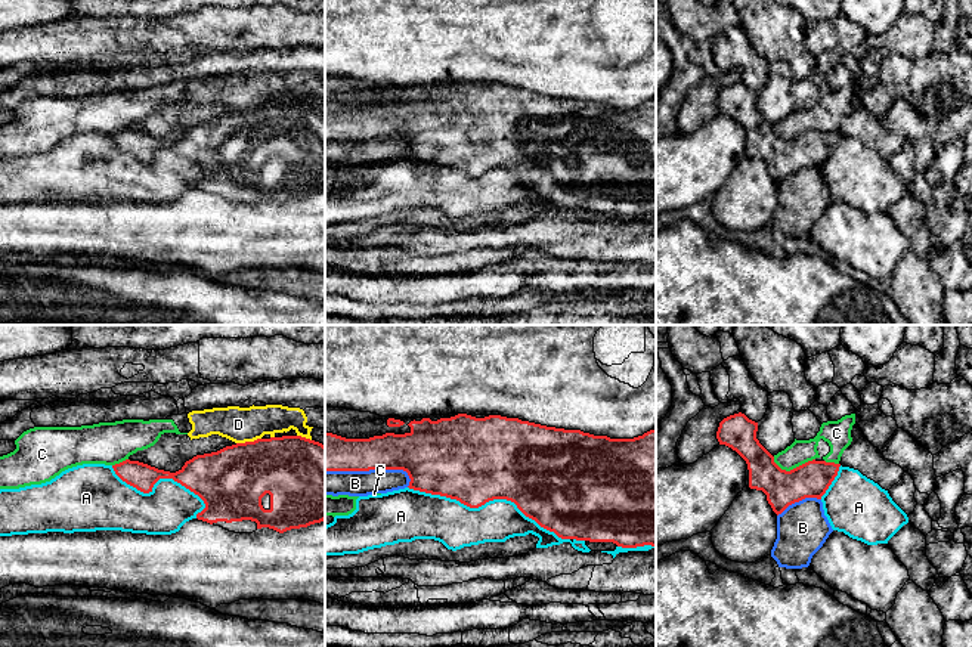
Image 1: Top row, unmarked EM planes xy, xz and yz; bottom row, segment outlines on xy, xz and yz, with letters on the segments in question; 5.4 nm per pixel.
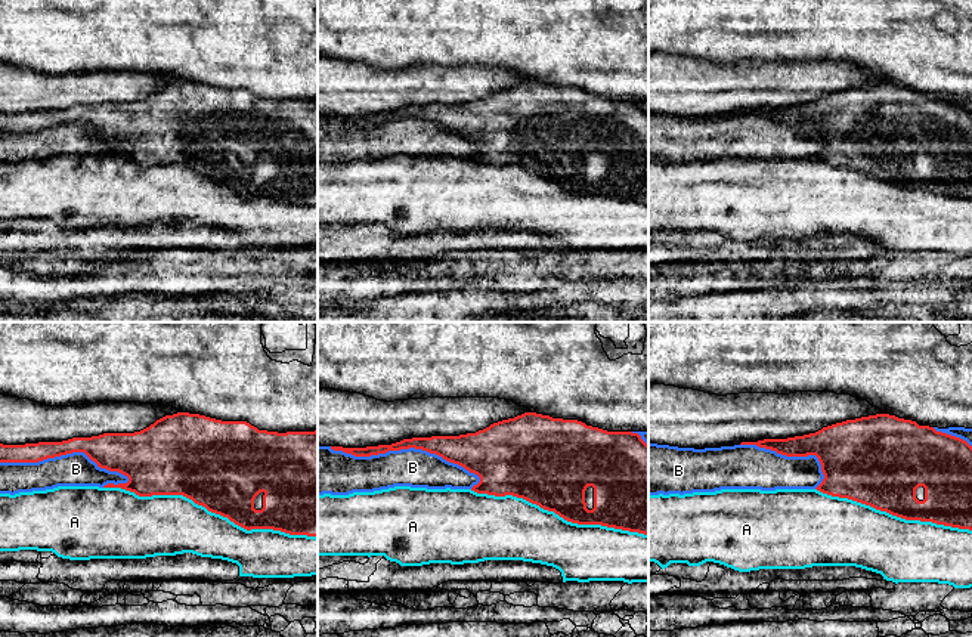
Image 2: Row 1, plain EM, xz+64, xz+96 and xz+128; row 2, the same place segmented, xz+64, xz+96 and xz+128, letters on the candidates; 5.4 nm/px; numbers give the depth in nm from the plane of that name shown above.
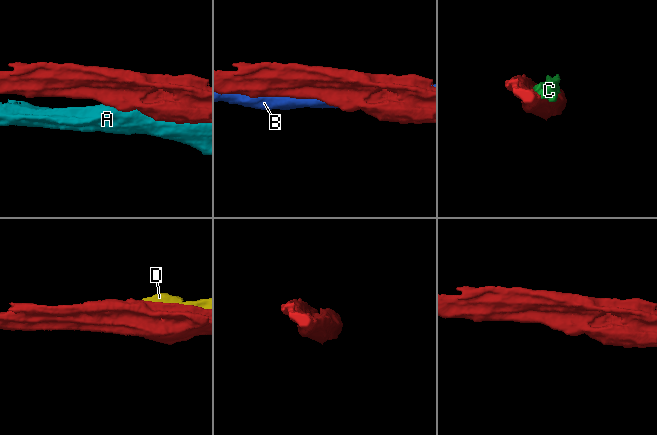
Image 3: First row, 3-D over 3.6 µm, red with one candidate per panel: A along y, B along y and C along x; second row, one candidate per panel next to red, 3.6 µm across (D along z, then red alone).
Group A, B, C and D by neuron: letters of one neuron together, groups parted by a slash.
A / B / C D

